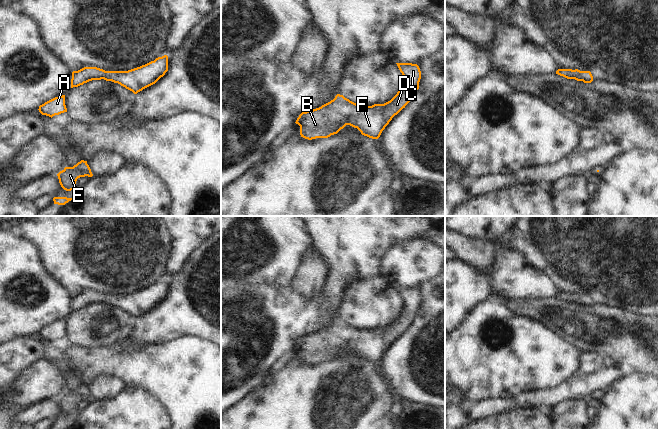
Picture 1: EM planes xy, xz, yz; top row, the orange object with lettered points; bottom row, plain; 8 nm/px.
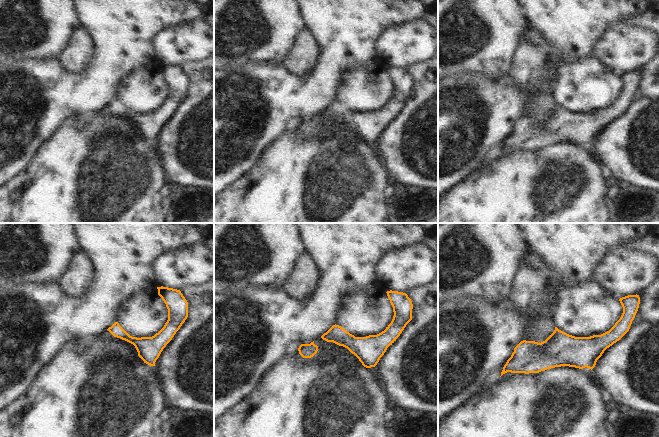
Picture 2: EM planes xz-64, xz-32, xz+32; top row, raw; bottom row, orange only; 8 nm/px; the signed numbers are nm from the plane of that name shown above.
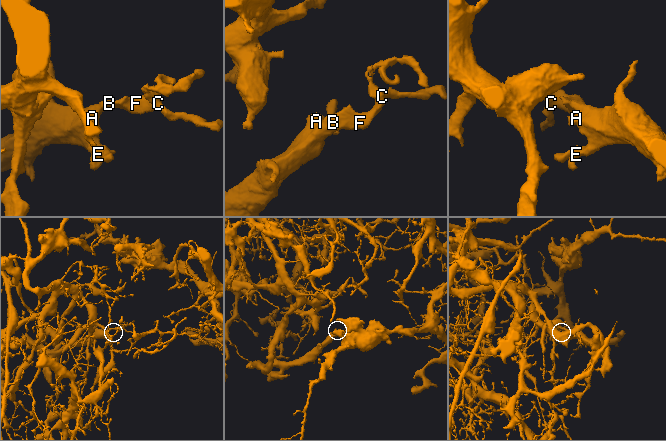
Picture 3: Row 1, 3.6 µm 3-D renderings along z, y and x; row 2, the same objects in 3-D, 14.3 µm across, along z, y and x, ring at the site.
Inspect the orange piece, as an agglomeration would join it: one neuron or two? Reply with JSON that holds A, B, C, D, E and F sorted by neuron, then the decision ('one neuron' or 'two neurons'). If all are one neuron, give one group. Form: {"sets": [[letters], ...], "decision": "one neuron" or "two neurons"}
{"sets": [["A", "B", "C", "D", "E", "F"]], "decision": "one neuron"}

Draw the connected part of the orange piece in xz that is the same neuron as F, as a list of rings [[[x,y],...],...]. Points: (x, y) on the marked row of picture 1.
[[[396,63],[403,75],[403,83],[397,94],[384,104],[360,106],[343,95],[319,108],[302,112],[296,120],[301,137],[312,140],[328,138],[346,125],[357,128],[362,135],[378,139],[392,118],[410,102],[419,89],[421,71],[417,64]]]

